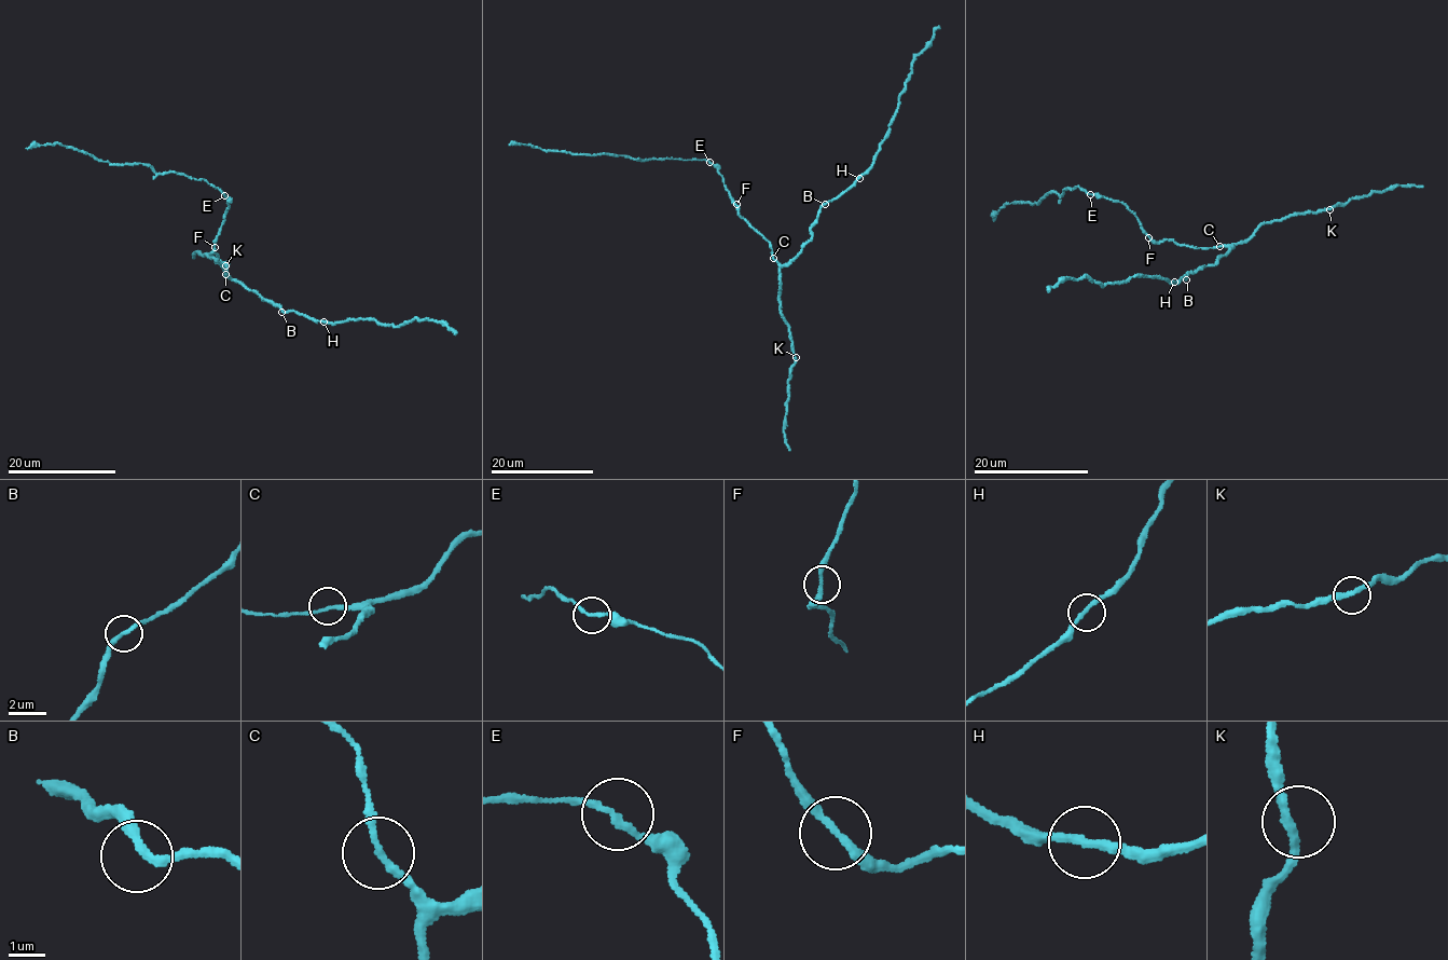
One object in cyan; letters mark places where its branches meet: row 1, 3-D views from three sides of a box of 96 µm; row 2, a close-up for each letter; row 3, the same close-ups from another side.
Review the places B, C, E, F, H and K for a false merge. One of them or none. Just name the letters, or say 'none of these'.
none of these

